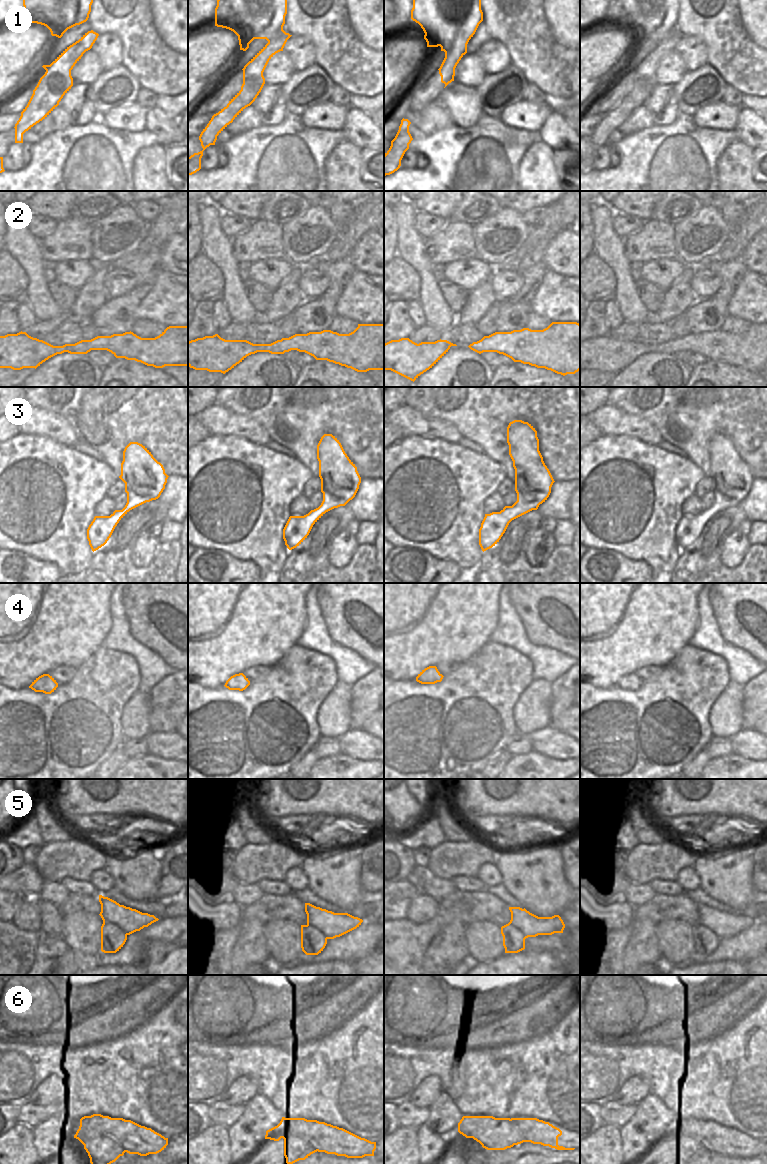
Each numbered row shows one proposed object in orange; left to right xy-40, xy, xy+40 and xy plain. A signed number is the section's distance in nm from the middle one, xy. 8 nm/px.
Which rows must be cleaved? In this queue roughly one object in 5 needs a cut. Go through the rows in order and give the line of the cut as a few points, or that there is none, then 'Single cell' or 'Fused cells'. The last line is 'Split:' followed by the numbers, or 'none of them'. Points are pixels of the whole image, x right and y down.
1: No split. Single cell
2: No split. Single cell
3: No split. Single cell
4: No split. Single cell
5: No split. Single cell
6: Split along xy (287, 1118), (282, 1135), (296, 1120), (296, 1132), (316, 1151). Fused cells
Split: 6.

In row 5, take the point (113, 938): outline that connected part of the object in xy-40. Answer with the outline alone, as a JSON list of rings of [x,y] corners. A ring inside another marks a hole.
[[[99,895],[101,904],[101,951],[116,953],[127,940],[127,936],[158,921],[154,915],[120,905],[116,901]]]

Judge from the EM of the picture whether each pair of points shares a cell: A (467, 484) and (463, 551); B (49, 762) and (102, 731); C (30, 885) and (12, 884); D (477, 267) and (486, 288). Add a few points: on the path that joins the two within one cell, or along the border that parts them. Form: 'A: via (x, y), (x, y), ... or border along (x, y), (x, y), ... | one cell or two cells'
A: via (465, 501), (463, 534) | one cell
B: via (60, 748), (77, 731), (88, 731) | one cell
C: via (26, 884), (16, 884) | one cell
D: border along (489, 279), (468, 292) | two cells

